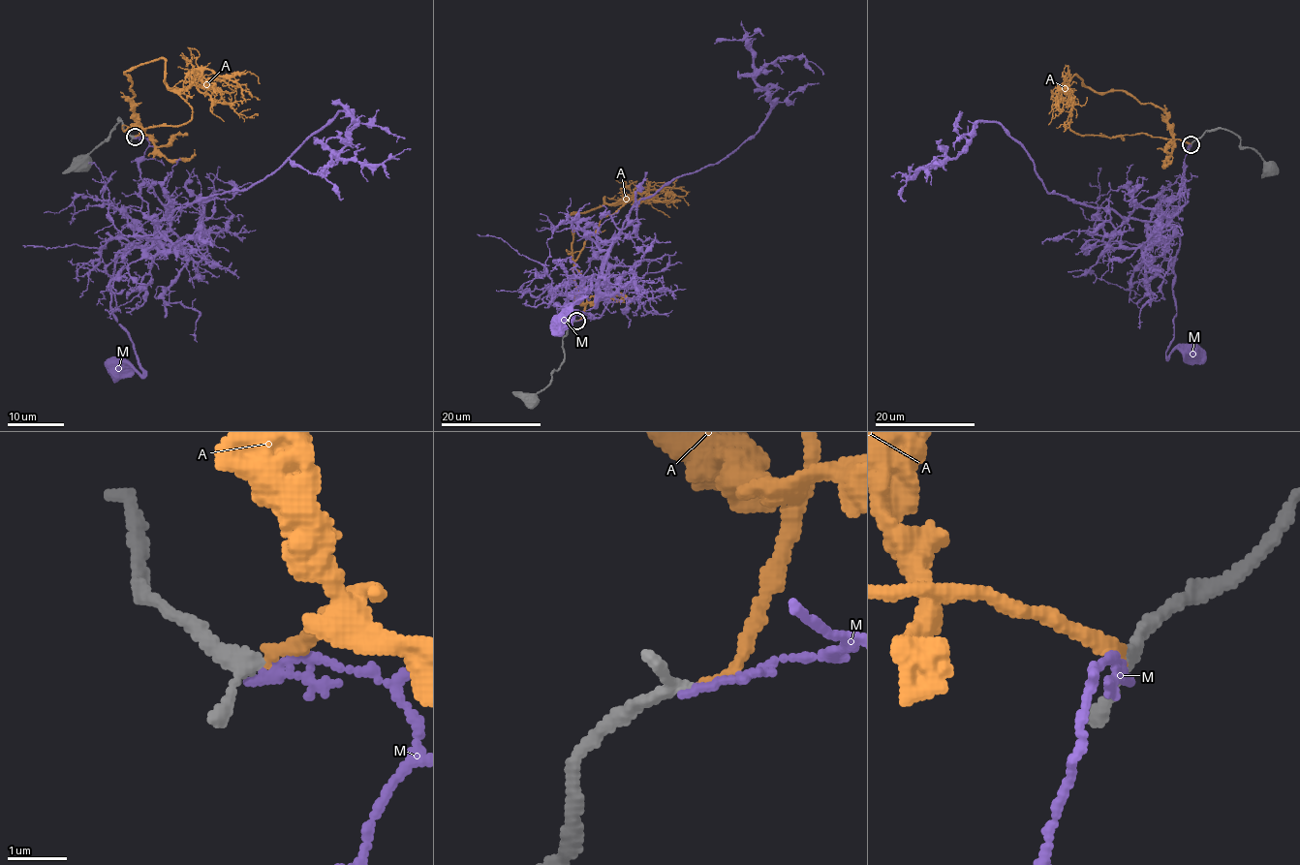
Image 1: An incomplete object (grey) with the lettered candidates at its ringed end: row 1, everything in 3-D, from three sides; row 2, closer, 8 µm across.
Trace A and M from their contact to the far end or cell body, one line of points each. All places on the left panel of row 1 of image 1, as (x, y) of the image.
A: (136, 137), (145, 130), (131, 124), (186, 124), (191, 106), (180, 95), (194, 85), (257, 116), (249, 117)
M: (134, 137), (149, 143), (139, 174), (177, 236), (123, 249), (108, 264), (110, 308), (142, 372), (118, 362)

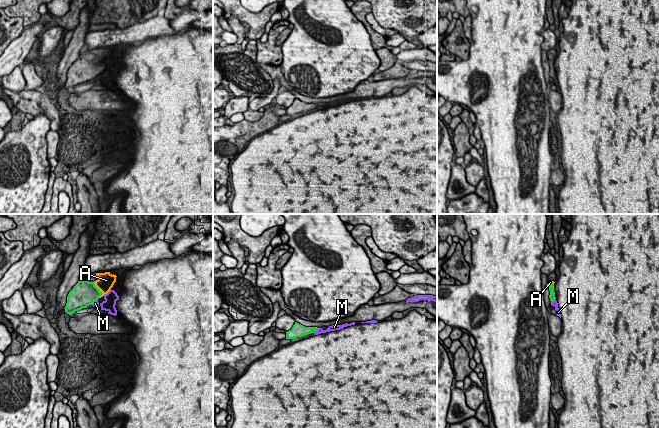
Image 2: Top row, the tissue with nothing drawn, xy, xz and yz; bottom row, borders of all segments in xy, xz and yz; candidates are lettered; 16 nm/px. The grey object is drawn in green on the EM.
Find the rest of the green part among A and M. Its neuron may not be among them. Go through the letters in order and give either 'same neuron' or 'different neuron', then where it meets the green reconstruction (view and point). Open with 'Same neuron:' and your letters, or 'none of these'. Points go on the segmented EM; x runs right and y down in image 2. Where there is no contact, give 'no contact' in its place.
Same neuron: A
A: same neuron | xy (99, 290)
M: different neuron | xz (315, 330)

